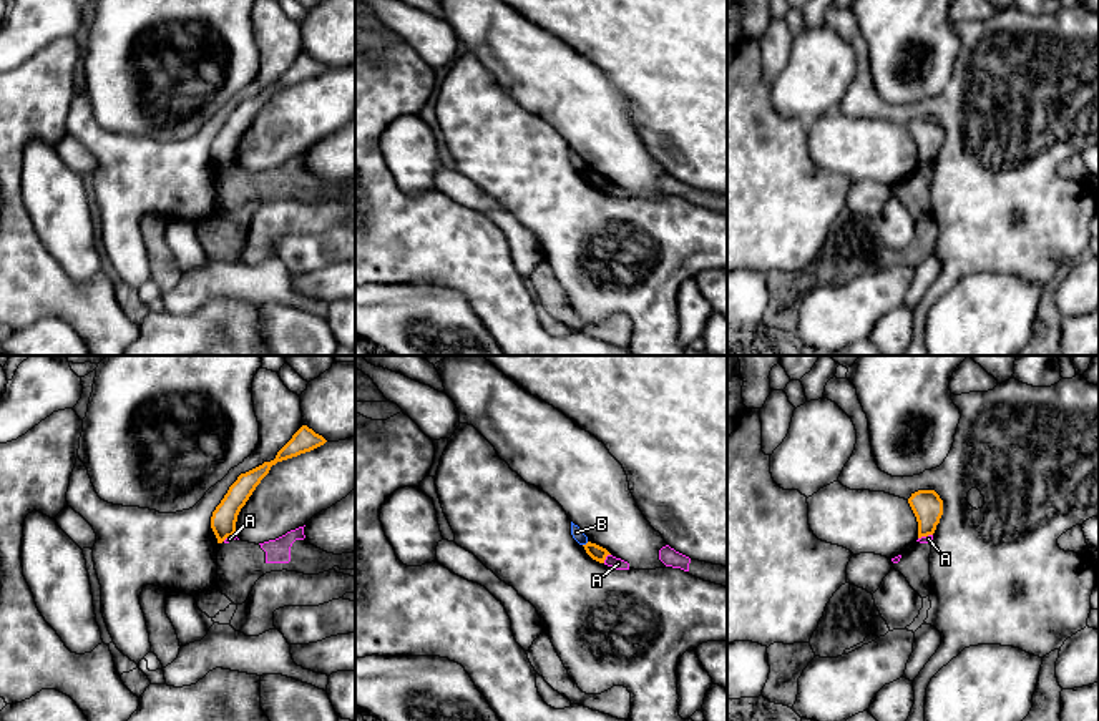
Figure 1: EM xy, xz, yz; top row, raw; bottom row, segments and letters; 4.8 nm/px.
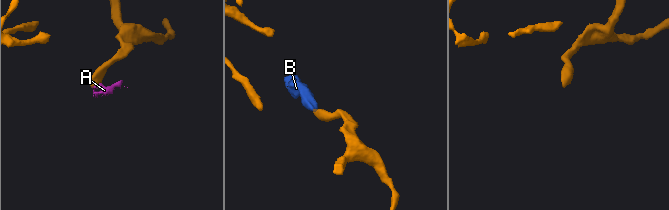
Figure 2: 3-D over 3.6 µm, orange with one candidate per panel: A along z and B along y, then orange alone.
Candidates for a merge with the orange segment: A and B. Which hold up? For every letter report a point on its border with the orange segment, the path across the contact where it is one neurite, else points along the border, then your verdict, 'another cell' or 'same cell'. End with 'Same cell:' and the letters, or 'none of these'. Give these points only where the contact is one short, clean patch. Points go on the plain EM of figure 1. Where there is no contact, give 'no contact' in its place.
A: contact xz (605, 186); border xz (610, 181), (603, 190); another cell
B: contact xz (586, 171); border xz (588, 170), (583, 173); another cell
Same cell: none of these

